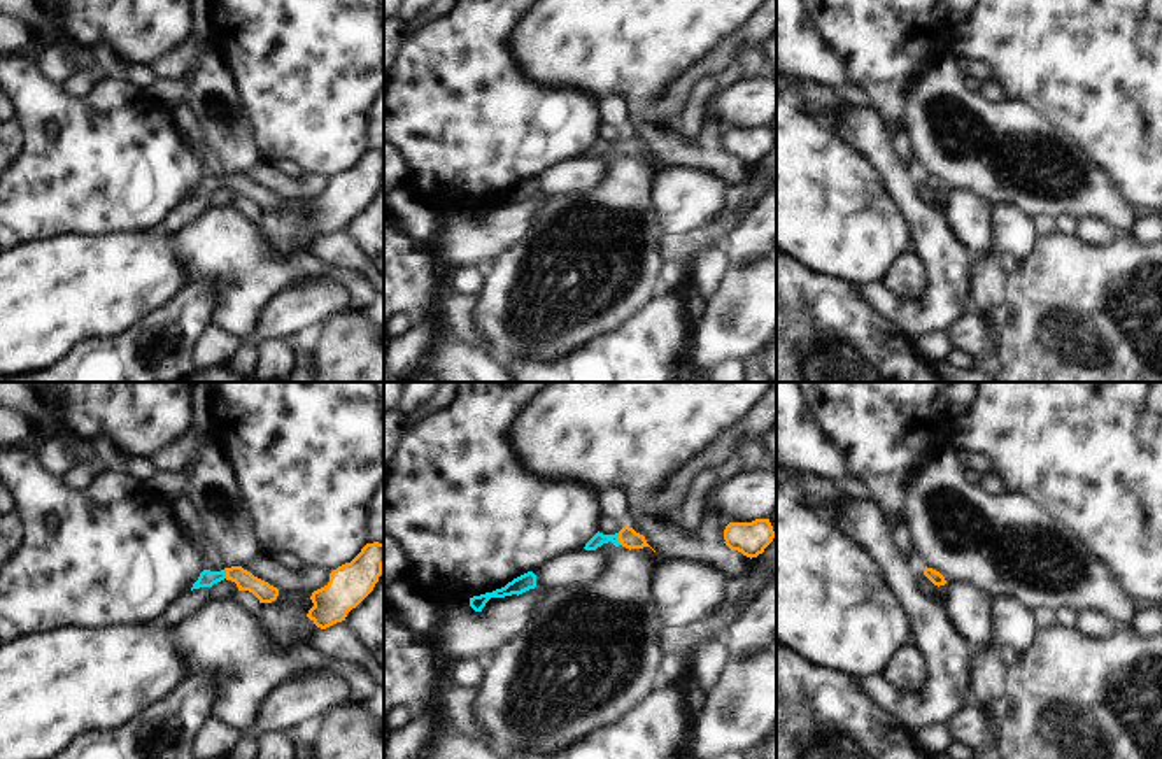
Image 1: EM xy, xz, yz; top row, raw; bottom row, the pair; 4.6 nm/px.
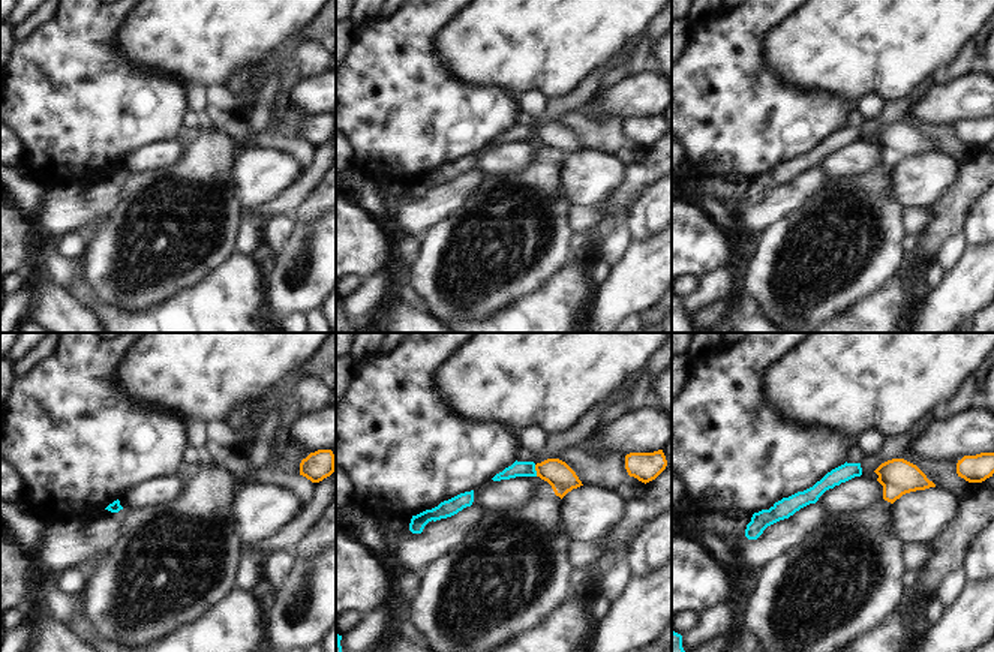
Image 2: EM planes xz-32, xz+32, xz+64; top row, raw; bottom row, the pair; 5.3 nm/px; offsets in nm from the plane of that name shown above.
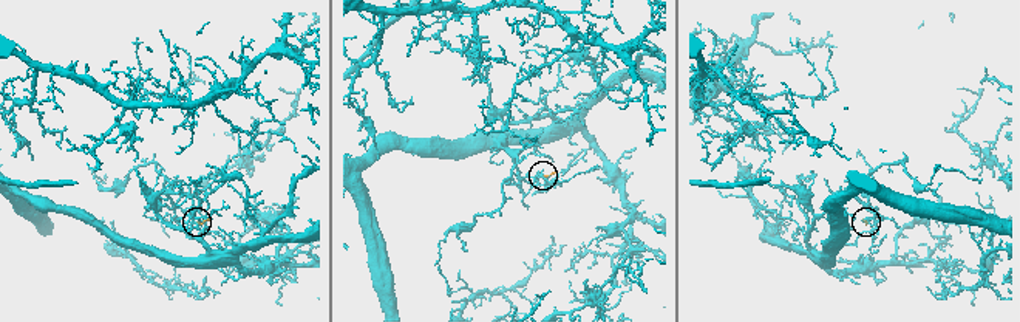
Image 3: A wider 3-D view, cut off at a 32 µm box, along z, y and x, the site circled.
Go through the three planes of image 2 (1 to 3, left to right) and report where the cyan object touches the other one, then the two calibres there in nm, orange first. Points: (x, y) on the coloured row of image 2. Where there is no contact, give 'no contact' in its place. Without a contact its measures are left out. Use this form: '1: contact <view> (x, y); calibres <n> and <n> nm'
1: no contact
2: contact xz+32 (535, 469); calibres 150 and 80 nm
3: no contact

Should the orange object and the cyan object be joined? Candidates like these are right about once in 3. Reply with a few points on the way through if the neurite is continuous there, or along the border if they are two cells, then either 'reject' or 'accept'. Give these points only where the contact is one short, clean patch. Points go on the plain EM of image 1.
runs through xz (628, 144), (619, 146), (598, 146); accept

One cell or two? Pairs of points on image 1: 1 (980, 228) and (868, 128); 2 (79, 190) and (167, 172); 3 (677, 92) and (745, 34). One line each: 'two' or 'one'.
1: two
2: one
3: one

